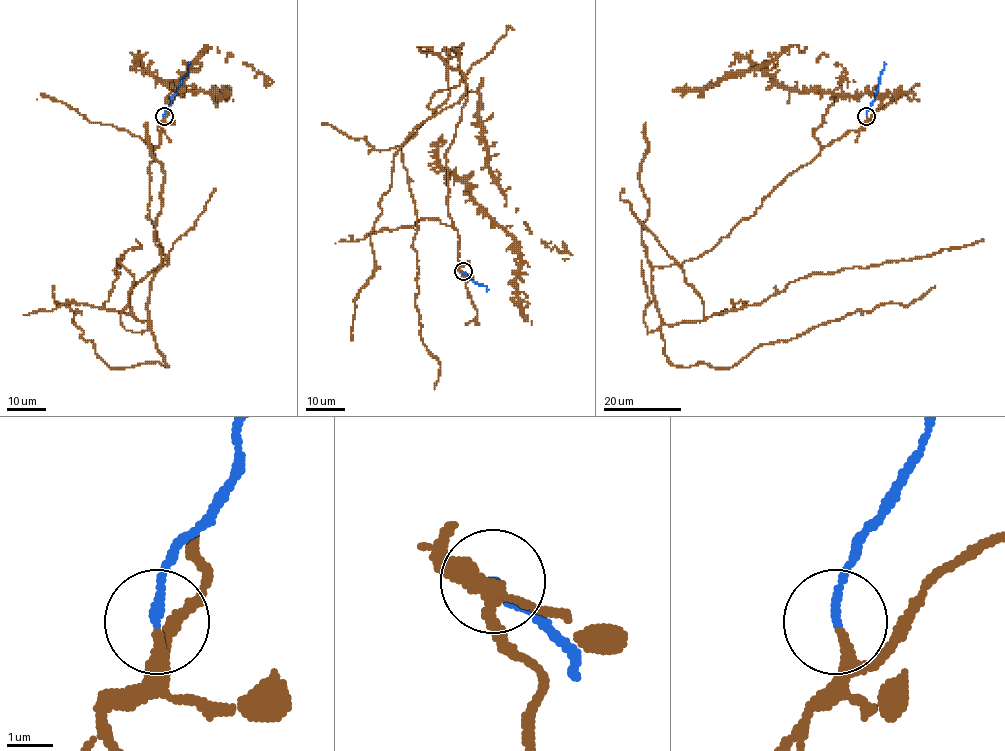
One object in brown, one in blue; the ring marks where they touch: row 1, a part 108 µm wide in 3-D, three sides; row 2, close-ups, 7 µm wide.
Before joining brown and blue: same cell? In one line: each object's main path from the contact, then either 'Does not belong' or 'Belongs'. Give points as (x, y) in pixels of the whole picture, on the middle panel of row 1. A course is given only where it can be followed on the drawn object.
Course of brown: (463, 272), (444, 156), (467, 89), (449, 57), (464, 96), (394, 156), (352, 341). Course of blue: (463, 272), (488, 290). Belongs

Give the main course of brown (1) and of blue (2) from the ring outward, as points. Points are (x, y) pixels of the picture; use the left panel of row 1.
1: (164, 116), (146, 216), (168, 259), (148, 305), (167, 365), (110, 367), (54, 286)
2: (164, 116), (171, 97), (188, 73), (190, 63)

